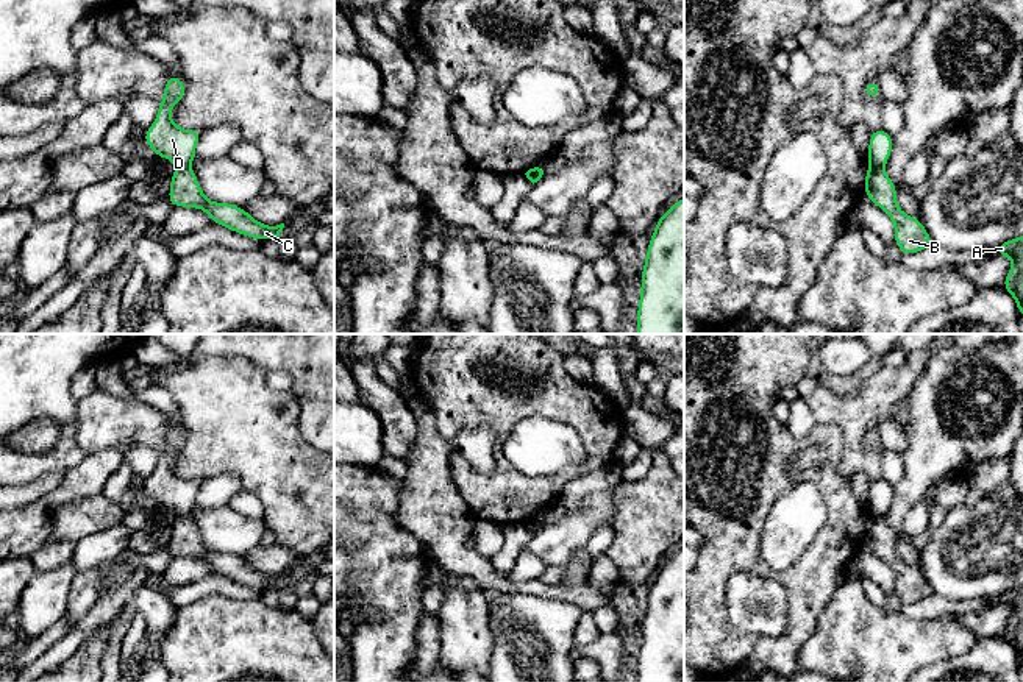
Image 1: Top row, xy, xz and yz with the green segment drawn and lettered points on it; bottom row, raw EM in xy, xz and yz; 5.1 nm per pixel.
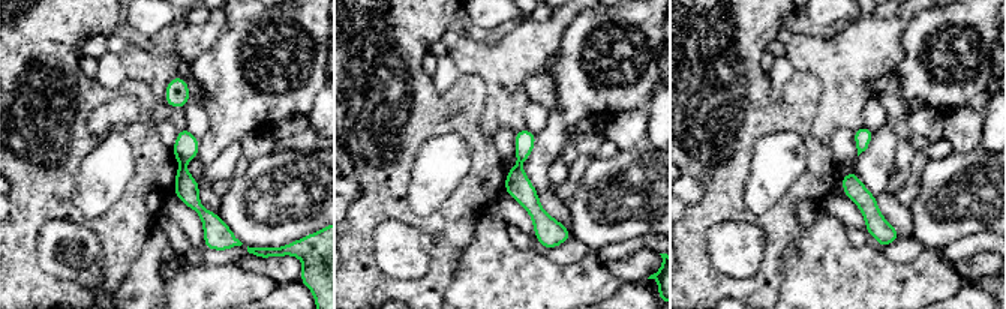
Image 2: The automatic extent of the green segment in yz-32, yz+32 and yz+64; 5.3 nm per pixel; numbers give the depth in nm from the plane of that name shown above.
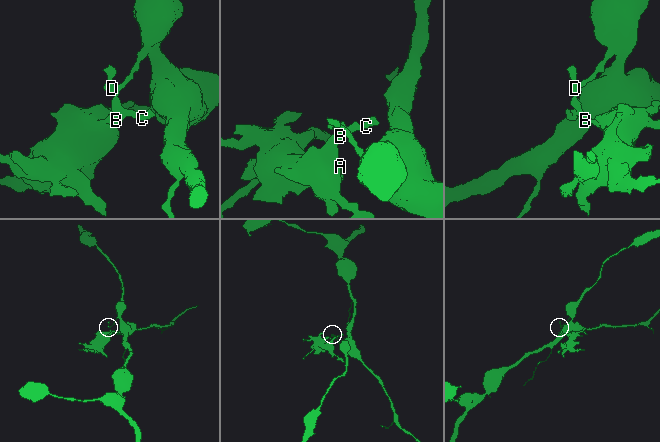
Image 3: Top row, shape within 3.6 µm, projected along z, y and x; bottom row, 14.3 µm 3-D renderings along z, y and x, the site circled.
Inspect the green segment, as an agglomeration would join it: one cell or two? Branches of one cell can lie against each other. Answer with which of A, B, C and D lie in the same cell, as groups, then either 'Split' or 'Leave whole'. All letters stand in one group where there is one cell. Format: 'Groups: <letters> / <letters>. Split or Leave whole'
Groups: A B C / D. Split

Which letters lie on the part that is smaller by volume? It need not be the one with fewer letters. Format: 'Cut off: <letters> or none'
Cut off: A, B, C

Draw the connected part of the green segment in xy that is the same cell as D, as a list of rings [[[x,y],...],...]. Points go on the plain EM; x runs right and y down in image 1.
[[[170,424],[164,435],[164,448],[158,454],[158,465],[142,487],[158,507],[170,509],[178,517],[192,513],[201,484],[201,479],[183,479],[172,471],[170,457],[181,453],[184,442],[181,428]]]

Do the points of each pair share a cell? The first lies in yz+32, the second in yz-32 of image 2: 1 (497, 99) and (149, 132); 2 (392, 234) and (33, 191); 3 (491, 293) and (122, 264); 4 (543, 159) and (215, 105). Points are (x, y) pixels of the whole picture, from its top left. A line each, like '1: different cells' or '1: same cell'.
1: different cells
2: different cells
3: different cells
4: same cell

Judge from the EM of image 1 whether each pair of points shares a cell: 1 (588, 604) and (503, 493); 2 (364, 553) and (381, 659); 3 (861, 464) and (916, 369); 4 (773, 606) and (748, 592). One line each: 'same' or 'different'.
1: different
2: same
3: same
4: same

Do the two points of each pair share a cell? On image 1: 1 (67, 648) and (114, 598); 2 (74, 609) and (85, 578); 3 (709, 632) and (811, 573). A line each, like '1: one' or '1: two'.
1: one
2: one
3: one

